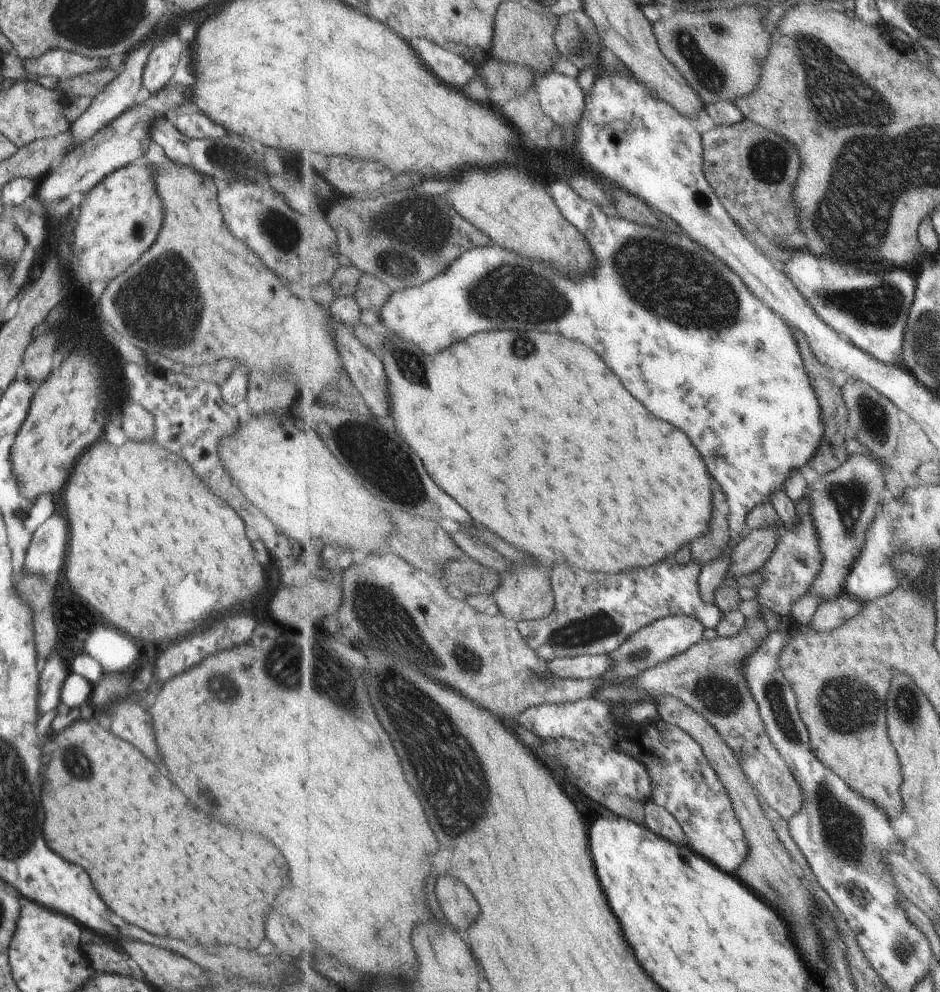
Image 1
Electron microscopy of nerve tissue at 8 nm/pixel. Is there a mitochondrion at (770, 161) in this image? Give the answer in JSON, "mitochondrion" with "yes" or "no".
{"mitochondrion":"yes"}

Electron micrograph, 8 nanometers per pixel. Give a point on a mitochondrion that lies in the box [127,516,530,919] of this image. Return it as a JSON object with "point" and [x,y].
{"point":[437,740]}

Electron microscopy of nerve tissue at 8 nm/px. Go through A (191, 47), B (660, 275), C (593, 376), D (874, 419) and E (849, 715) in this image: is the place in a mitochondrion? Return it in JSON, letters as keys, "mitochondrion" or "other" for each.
{"A":"other","B":"mitochondrion","C":"other","D":"mitochondrion","E":"mitochondrion"}

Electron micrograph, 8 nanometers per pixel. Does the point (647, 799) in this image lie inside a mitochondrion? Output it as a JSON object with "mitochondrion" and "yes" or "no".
{"mitochondrion":"no"}

